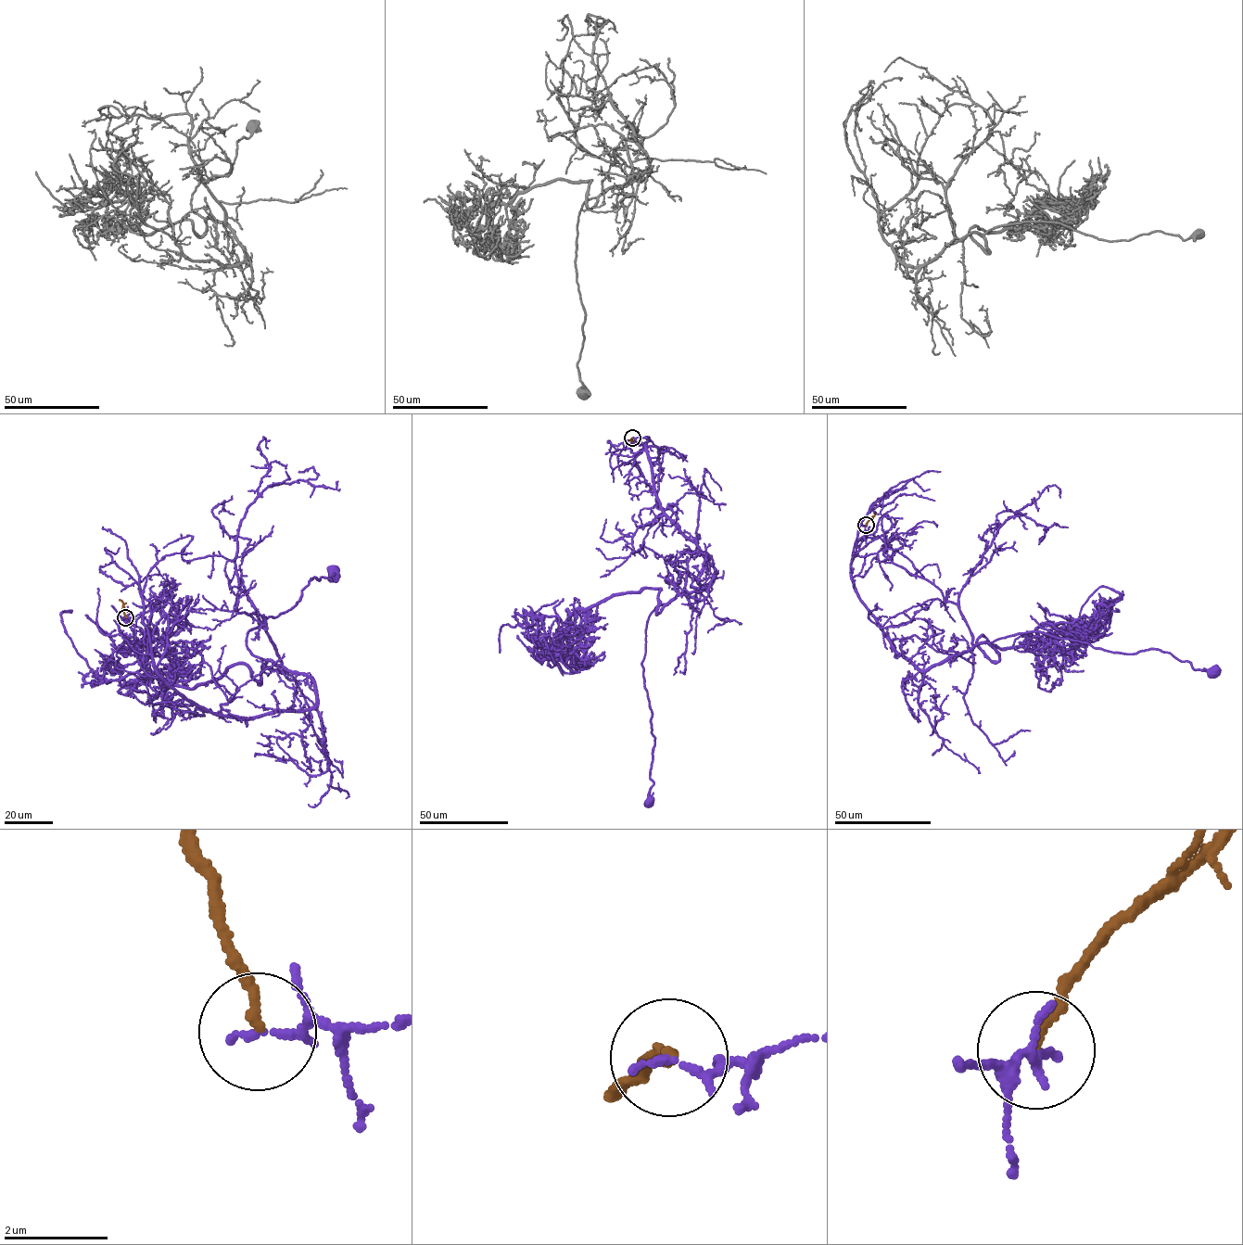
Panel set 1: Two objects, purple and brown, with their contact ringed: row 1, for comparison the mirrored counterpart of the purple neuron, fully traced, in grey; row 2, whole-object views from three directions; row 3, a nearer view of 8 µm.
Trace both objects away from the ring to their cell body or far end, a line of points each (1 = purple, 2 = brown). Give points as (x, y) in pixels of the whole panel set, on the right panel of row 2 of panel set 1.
1: (866, 525), (854, 545), (855, 587), (897, 652), (921, 670), (1035, 631), (1113, 652), (1158, 649), (1213, 670)
2: (866, 525), (875, 513)

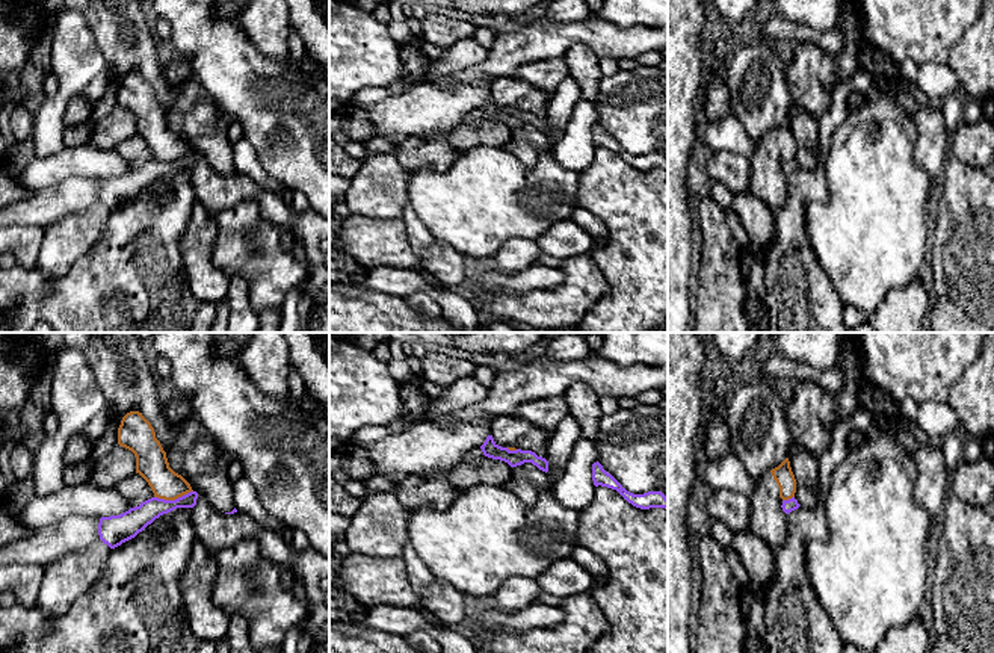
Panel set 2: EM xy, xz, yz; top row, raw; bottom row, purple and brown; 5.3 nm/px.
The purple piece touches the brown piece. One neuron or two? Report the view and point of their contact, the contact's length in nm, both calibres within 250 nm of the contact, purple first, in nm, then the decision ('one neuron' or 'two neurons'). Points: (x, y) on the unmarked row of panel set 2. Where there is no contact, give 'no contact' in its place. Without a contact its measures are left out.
xy (172, 162) | 220 nm | 140/170 nm | two neurons

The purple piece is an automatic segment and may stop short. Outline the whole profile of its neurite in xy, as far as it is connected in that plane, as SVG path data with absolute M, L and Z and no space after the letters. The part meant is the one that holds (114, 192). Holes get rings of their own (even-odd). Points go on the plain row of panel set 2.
M190 153L175 162L151 159L119 177L101 178L98 184L100 201L110 210L115 210L134 200L160 177L177 169L193 169L196 166L196 160L196 153Z

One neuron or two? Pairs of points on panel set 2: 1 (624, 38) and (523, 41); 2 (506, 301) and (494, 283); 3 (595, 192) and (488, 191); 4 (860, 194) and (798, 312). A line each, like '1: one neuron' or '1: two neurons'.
1: one neuron
2: two neurons
3: two neurons
4: two neurons

